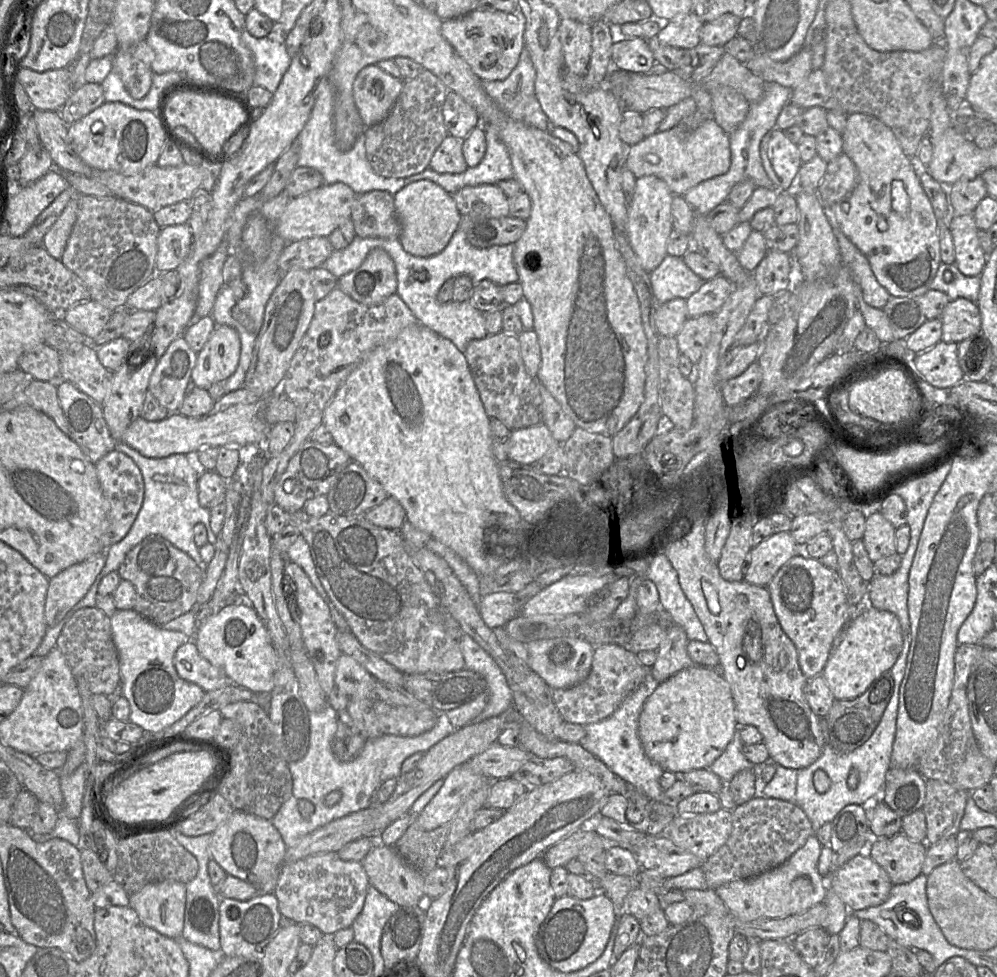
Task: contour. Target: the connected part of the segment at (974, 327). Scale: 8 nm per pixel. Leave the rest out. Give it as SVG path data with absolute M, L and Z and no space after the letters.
M966 298L951 300L939 319L942 322L941 341L960 343L981 334L979 308L975 302Z

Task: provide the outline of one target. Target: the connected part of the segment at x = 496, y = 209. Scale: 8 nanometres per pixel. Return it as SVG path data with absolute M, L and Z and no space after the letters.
M496 184L467 186L452 196L461 215L489 219L509 216L508 197Z

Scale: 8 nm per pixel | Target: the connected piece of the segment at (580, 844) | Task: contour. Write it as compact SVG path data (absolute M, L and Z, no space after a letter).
M579 829L547 849L543 854L543 860L550 869L565 866L570 860L577 858L582 848L588 846L596 836L596 831Z

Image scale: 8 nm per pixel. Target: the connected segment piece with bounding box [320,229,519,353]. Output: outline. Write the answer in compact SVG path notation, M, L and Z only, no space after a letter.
M459 229L440 253L430 257L411 255L403 249L399 239L361 238L356 235L345 249L333 250L320 267L331 272L336 278L340 278L359 268L367 255L377 248L385 250L393 260L397 275L396 293L412 311L418 323L450 340L462 353L465 352L470 341L487 336L485 314L475 308L470 301L439 303L437 294L445 281L462 274L471 278L473 286L482 280L490 280L499 286L519 280L513 260L513 244L476 248L468 242L465 233Z

